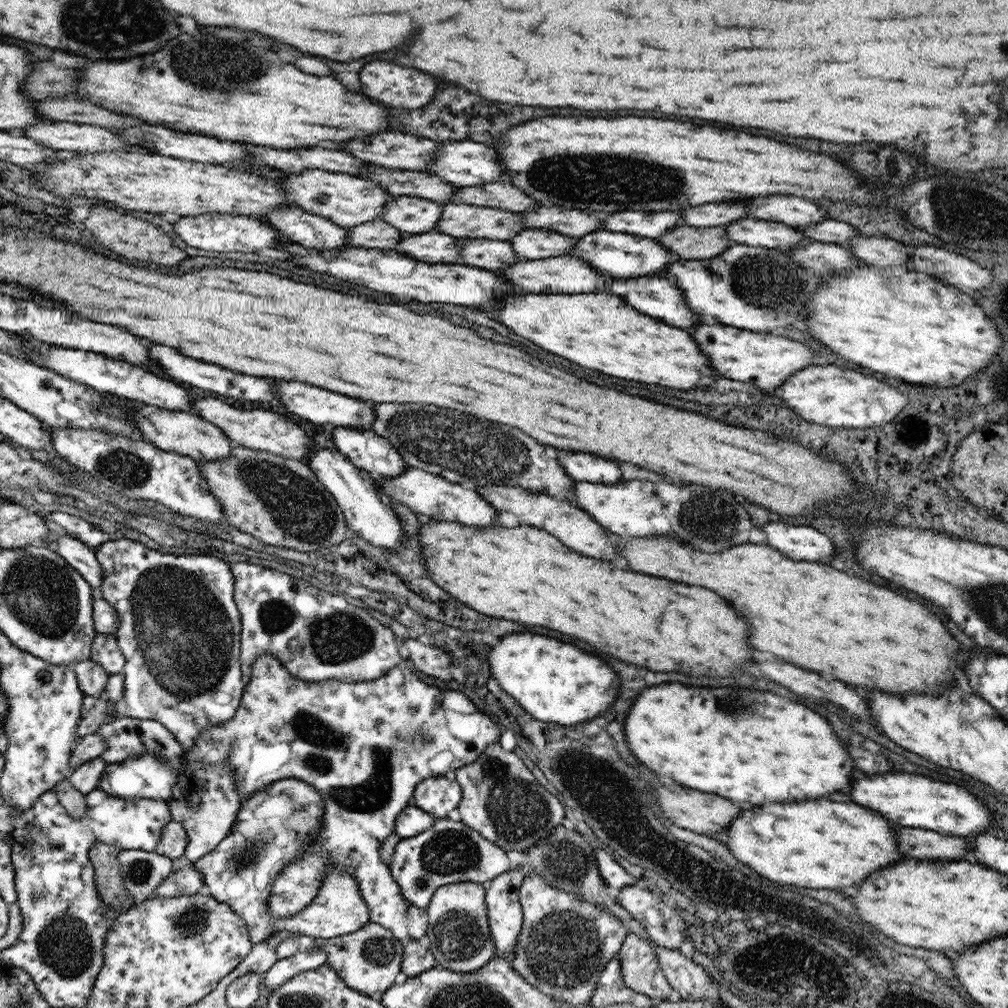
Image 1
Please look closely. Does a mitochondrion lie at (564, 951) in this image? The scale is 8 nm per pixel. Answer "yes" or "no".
yes

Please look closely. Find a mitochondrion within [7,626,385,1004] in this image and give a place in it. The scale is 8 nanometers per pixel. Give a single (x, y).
(64, 946)

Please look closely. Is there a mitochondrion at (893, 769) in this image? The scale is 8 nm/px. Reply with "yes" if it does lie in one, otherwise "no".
no

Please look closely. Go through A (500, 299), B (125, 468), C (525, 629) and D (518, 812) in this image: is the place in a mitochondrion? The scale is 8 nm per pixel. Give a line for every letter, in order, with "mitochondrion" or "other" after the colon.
A: other
B: mitochondrion
C: other
D: mitochondrion

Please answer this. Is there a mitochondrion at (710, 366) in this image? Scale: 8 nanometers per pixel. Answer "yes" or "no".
no

